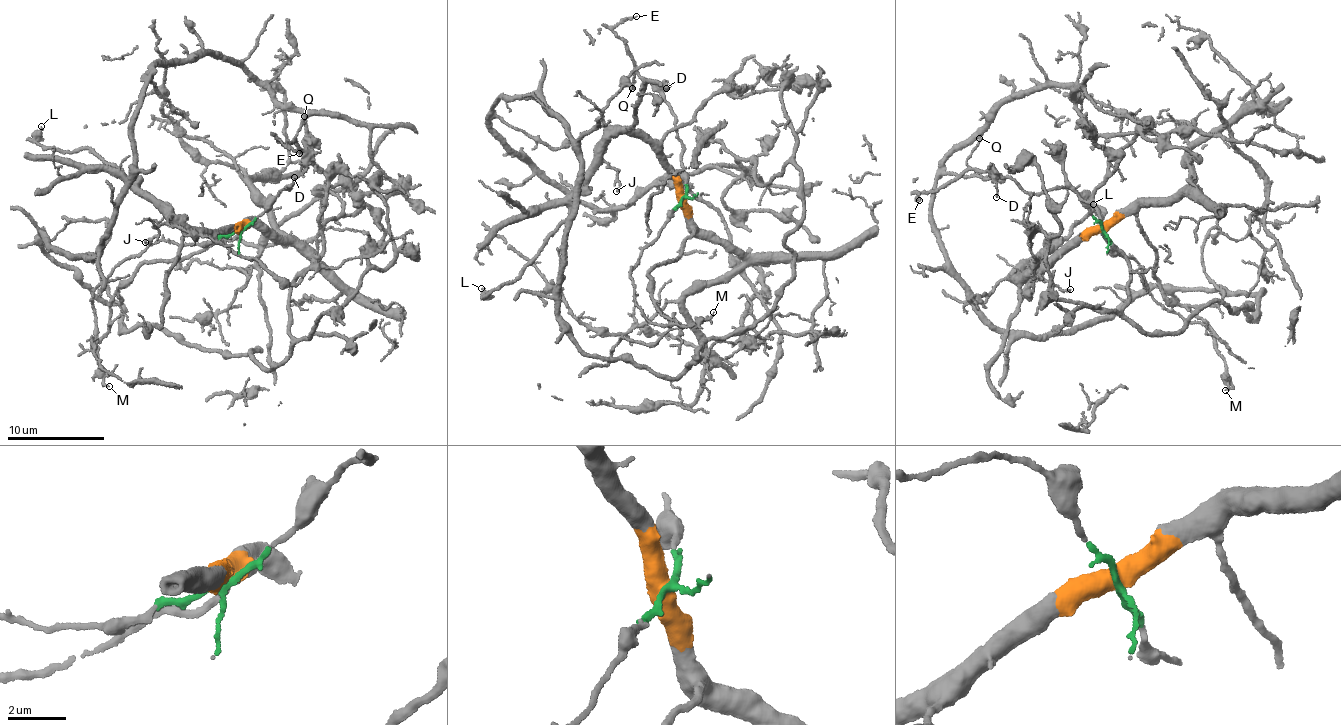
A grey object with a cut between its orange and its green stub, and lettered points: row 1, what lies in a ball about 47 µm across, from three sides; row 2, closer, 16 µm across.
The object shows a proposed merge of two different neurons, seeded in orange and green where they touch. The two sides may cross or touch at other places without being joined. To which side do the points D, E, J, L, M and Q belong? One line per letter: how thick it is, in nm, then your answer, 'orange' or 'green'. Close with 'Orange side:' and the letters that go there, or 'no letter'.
D: calibre 110 nm; green
E: calibre 170 nm; green
J: calibre 150 nm; orange
L: calibre 280 nm; orange
M: calibre 110 nm; green
Q: calibre 160 nm; green
Orange side: J, L

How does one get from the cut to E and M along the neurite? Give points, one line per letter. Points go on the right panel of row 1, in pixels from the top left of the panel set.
E: (1104, 231), (1071, 189), (1059, 186), (1042, 193), (1026, 190), (1003, 176), (967, 171), (918, 196), (918, 200)
M: (1104, 231), (1121, 256), (1135, 259), (1149, 294), (1166, 308), (1212, 332), (1215, 350), (1225, 361), (1224, 390)

